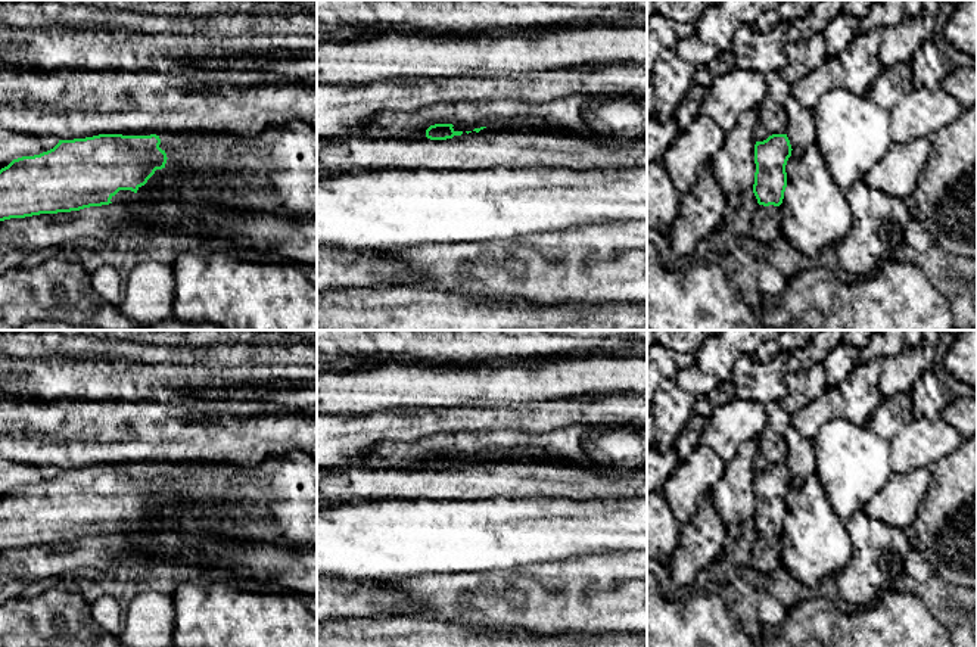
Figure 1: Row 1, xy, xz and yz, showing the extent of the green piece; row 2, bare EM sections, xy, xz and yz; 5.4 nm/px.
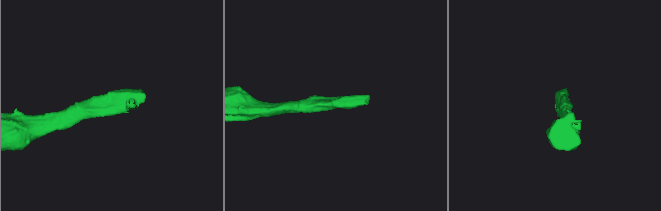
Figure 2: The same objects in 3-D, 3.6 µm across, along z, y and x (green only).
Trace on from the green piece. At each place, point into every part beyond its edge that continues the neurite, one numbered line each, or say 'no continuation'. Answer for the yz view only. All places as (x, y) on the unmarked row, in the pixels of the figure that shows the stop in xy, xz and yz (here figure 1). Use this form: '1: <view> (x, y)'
no continuation

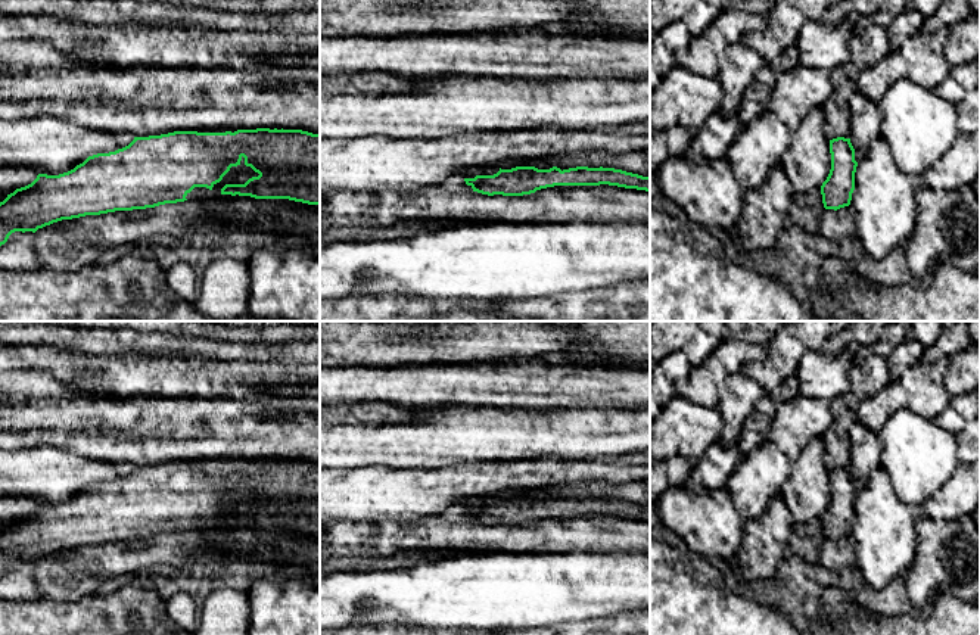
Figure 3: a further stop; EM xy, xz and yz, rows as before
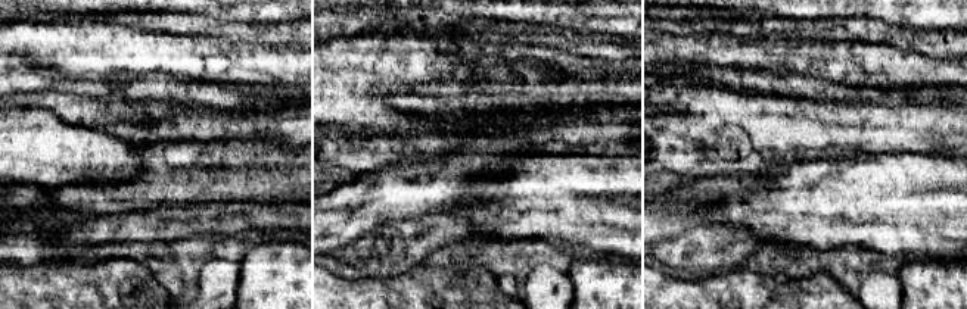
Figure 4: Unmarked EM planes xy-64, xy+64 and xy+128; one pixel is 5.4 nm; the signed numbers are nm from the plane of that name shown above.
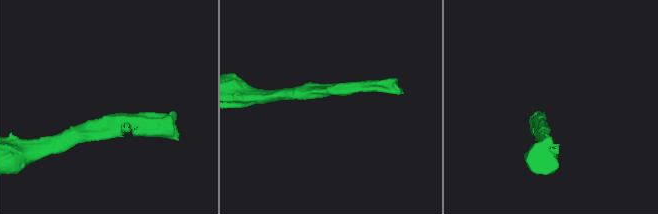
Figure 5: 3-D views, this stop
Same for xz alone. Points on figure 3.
no continuation

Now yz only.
no continuation

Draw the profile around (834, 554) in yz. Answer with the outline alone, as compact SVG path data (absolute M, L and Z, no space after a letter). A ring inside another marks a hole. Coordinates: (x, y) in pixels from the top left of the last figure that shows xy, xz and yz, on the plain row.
M849 536L834 539L824 539L818 563L828 570L840 570L855 564L855 551Z

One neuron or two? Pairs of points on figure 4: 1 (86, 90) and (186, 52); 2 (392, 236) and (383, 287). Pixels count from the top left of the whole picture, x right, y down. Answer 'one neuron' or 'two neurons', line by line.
1: two neurons
2: two neurons

